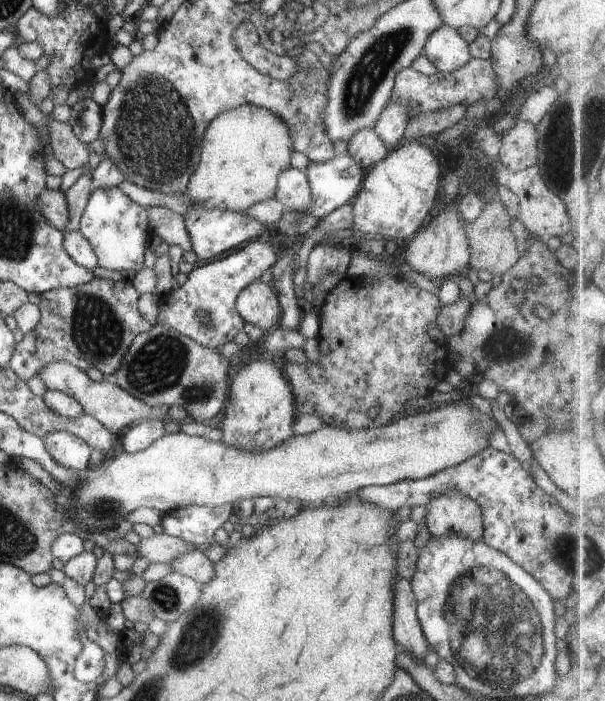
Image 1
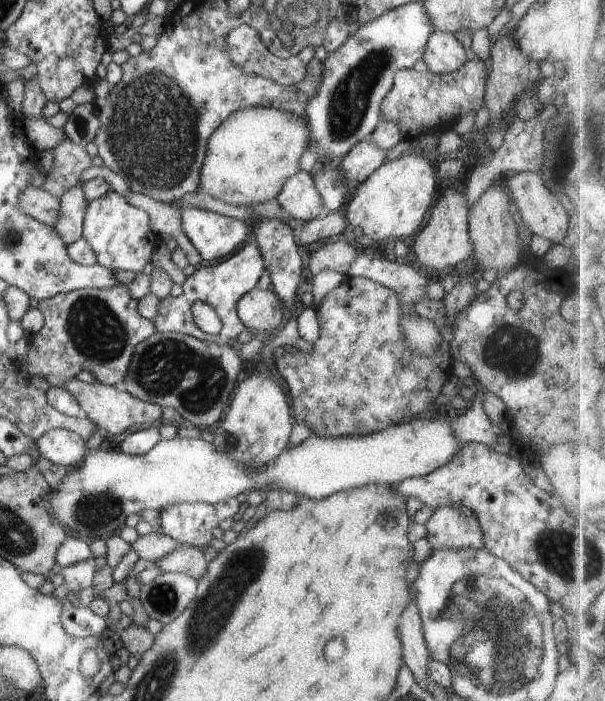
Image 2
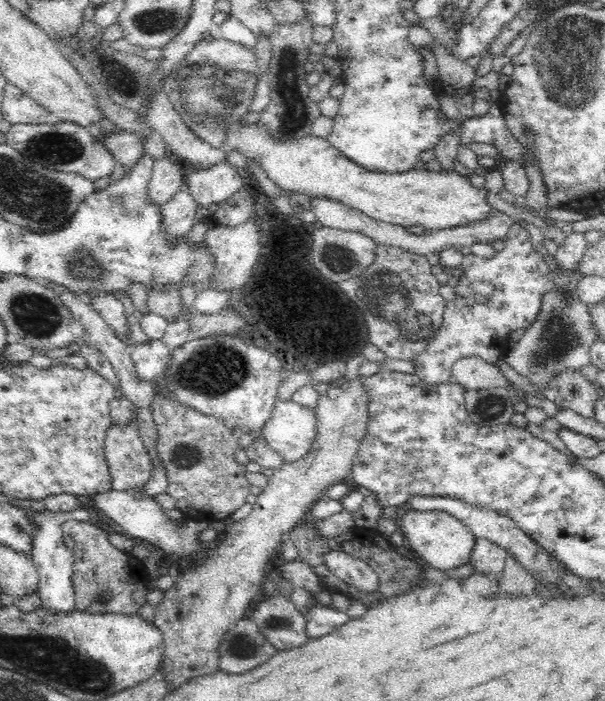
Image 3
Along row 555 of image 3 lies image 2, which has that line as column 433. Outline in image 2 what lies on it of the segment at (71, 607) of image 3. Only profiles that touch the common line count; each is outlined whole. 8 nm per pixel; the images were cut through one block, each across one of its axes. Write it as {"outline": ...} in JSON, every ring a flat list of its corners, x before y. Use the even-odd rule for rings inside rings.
{"outline":[[435,31,429,38,423,55,430,73,447,74,461,68,471,57,454,33]]}

